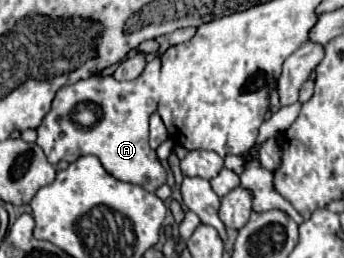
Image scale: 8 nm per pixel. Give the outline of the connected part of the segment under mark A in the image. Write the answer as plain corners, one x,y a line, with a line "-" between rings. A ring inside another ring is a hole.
155,57
133,81
117,81
111,75
91,75
73,85
65,85
57,91
51,111
37,127
37,145
45,151
49,163
75,161
81,155
97,155
103,167
121,181
141,185
147,191
155,191
167,181
167,171
157,159
157,153
149,147
149,117
157,111
159,101
159,75
161,59
-
79,111
91,111
89,117
81,117

